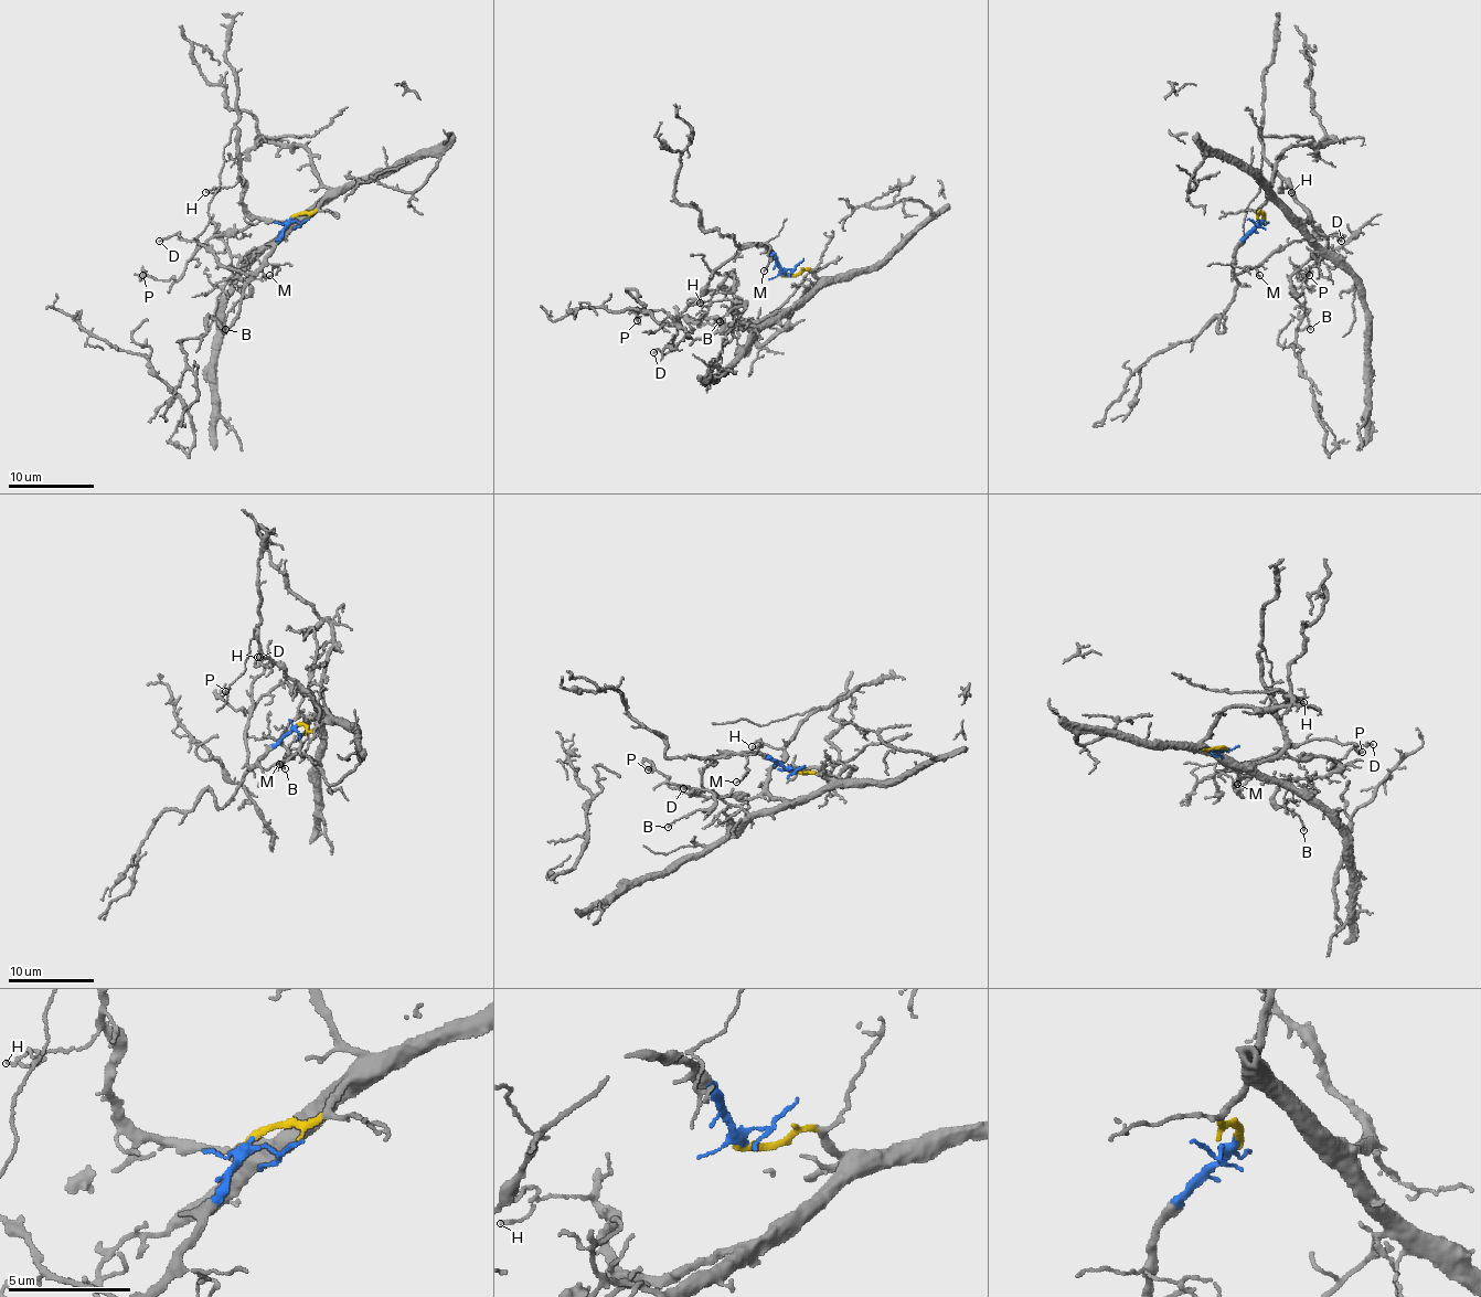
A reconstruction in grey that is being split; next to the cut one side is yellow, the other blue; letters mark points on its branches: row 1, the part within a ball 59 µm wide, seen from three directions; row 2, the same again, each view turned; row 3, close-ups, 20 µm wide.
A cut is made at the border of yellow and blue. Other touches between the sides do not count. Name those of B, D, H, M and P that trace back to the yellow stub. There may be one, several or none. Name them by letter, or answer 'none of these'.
B, H, P

